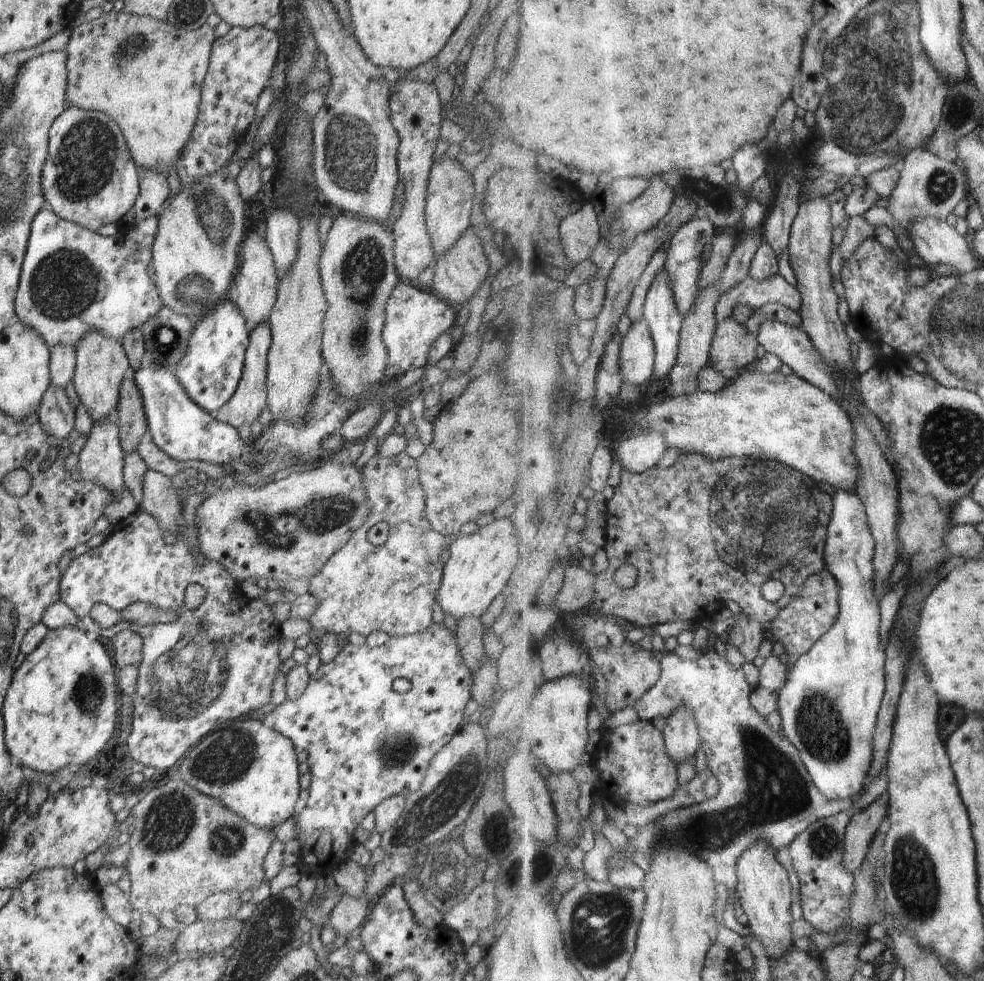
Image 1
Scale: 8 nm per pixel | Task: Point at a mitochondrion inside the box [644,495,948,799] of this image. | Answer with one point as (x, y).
(821, 727)

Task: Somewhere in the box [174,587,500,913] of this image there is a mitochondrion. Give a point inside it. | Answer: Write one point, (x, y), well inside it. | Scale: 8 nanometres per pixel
(228, 759)

